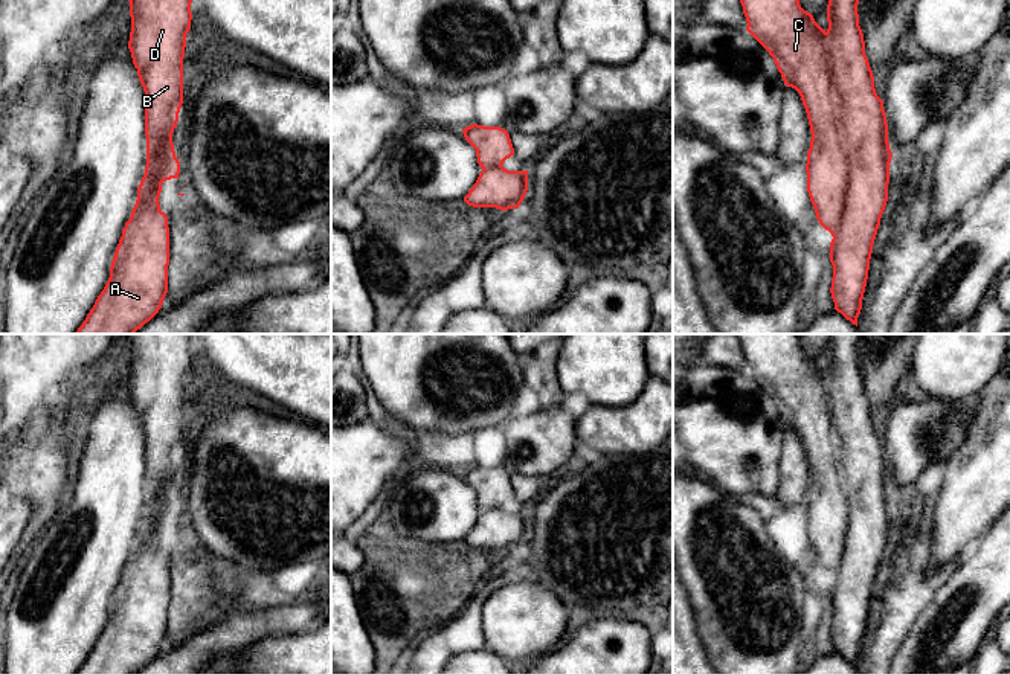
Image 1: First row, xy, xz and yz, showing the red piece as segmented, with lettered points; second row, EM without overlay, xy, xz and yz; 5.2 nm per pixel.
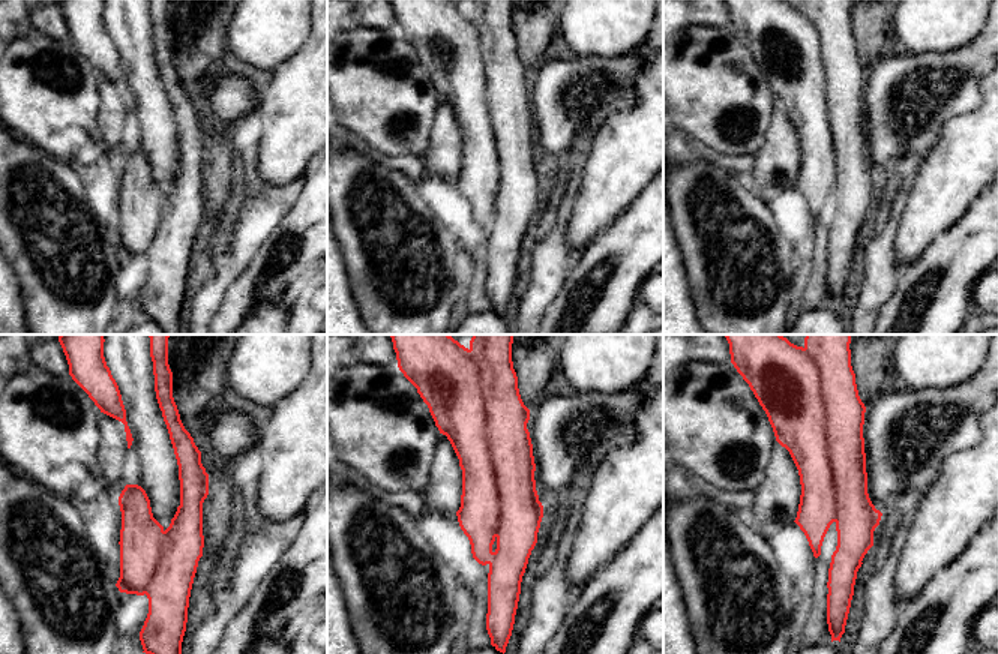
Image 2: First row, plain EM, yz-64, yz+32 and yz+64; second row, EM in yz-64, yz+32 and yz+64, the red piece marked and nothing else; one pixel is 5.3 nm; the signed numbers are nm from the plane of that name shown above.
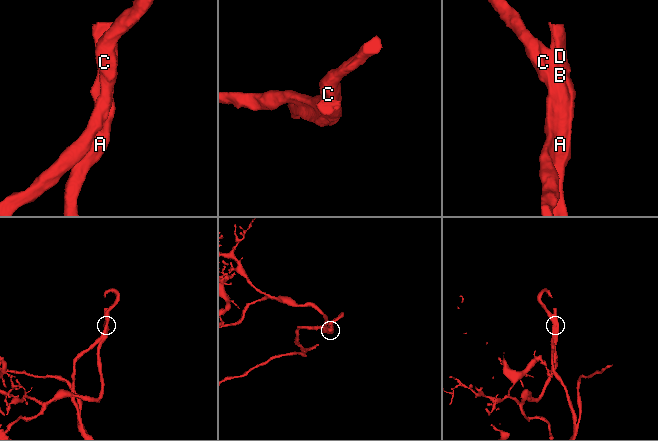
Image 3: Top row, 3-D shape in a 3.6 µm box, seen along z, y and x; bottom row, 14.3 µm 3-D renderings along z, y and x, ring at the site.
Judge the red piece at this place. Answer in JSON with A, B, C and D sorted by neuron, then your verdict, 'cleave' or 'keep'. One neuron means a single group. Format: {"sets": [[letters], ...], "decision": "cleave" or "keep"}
{"sets": [["A", "B", "C", "D"]], "decision": "keep"}

